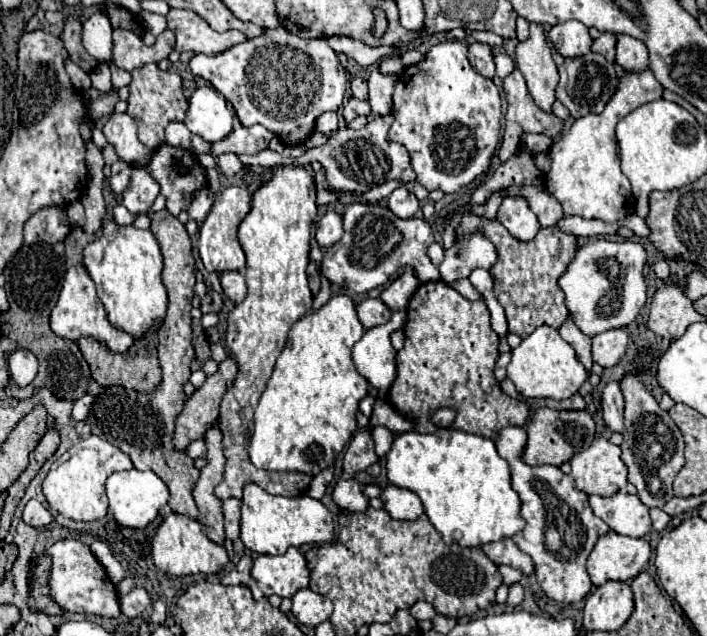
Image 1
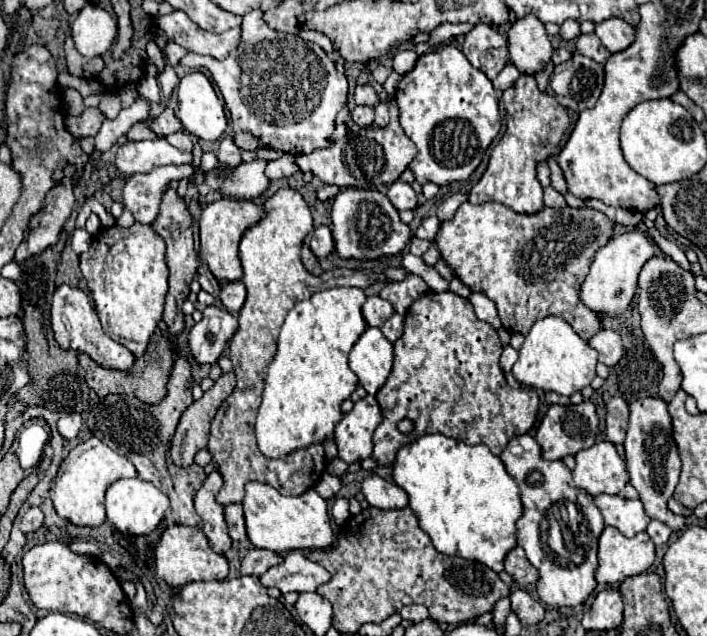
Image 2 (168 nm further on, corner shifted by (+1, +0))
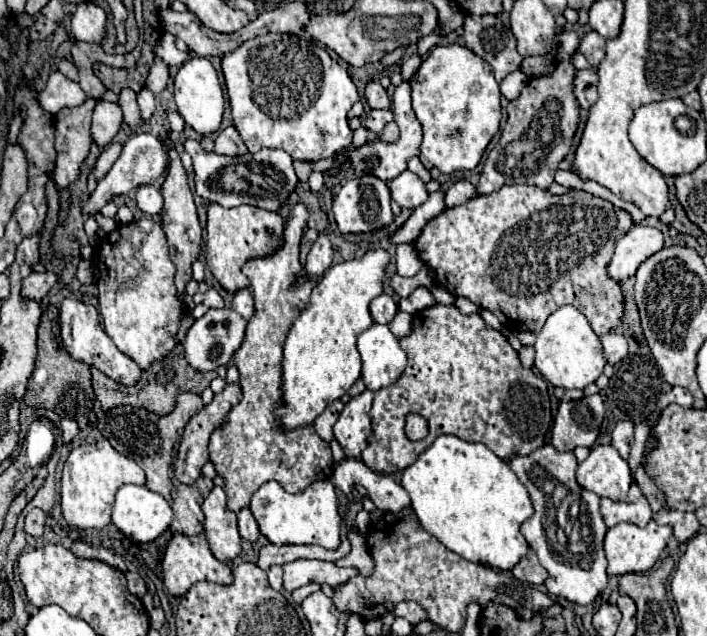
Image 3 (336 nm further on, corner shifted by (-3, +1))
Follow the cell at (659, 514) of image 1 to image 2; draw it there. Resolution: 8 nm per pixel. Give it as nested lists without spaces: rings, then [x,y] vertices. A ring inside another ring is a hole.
[[[652,520],[650,524],[648,524],[648,536],[658,544],[658,546],[662,546],[662,544],[666,544],[668,540],[670,540],[670,536],[672,536],[672,530],[670,530],[670,526],[666,526],[664,522],[660,522],[660,520]]]

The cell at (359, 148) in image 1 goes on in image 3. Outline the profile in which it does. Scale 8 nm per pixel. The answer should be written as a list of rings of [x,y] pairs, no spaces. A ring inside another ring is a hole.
[[[402,81],[394,95],[392,95],[392,111],[396,115],[396,123],[400,127],[400,139],[396,143],[384,143],[384,141],[374,141],[374,143],[366,143],[362,147],[356,147],[352,151],[346,153],[344,159],[340,159],[334,167],[332,167],[332,173],[336,173],[340,169],[342,163],[346,163],[346,159],[356,167],[356,173],[362,175],[362,173],[372,173],[384,181],[390,181],[394,177],[398,177],[404,169],[406,169],[406,163],[410,157],[414,155],[420,155],[420,143],[422,143],[422,125],[420,121],[416,119],[414,111],[412,111],[412,105],[410,105],[410,83],[408,81]]]

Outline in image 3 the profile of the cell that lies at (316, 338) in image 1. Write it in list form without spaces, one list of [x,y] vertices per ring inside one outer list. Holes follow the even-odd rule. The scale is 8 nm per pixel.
[[[366,249],[360,257],[332,265],[312,289],[310,307],[294,321],[284,345],[282,401],[276,409],[284,429],[310,425],[360,377],[362,363],[356,339],[374,323],[368,305],[384,291],[388,263],[390,253],[386,249]]]

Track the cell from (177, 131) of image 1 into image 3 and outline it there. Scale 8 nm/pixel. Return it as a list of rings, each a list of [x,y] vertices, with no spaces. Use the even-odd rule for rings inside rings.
[[[188,139],[184,143],[188,155],[194,165],[194,185],[196,193],[222,207],[238,207],[238,205],[254,205],[266,211],[280,211],[290,193],[294,193],[298,185],[298,177],[292,167],[292,157],[282,149],[260,149],[258,153],[246,153],[242,157],[222,157],[216,153],[208,153],[200,147],[198,141]]]

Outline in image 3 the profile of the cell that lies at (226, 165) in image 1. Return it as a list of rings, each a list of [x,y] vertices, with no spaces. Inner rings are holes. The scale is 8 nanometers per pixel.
[[[232,125],[222,129],[216,135],[216,139],[214,139],[214,153],[218,153],[218,155],[230,155],[230,157],[234,157],[234,155],[242,155],[246,151],[248,149],[246,149],[242,137],[238,135],[236,127],[232,127]]]

